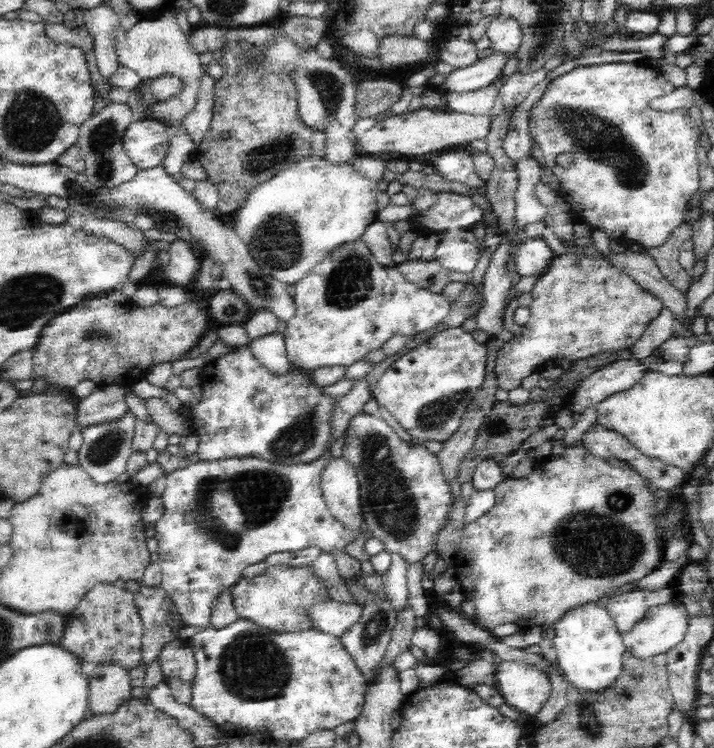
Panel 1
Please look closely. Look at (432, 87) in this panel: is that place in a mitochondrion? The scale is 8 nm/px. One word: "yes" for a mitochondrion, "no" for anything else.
no

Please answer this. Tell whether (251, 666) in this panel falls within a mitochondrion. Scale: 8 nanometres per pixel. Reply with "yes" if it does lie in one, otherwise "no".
yes

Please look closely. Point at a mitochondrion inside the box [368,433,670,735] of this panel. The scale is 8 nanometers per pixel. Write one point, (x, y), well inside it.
(594, 545)

